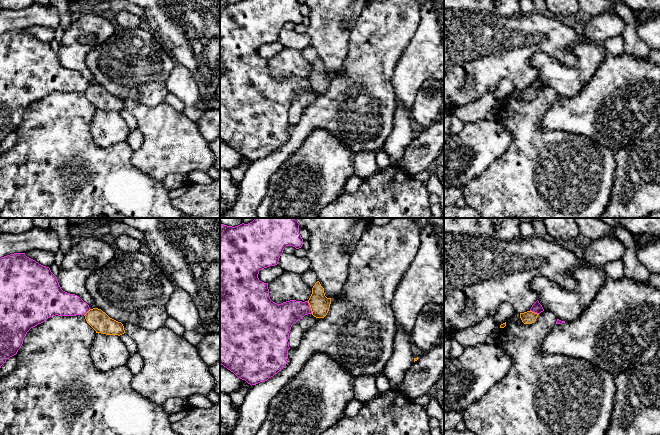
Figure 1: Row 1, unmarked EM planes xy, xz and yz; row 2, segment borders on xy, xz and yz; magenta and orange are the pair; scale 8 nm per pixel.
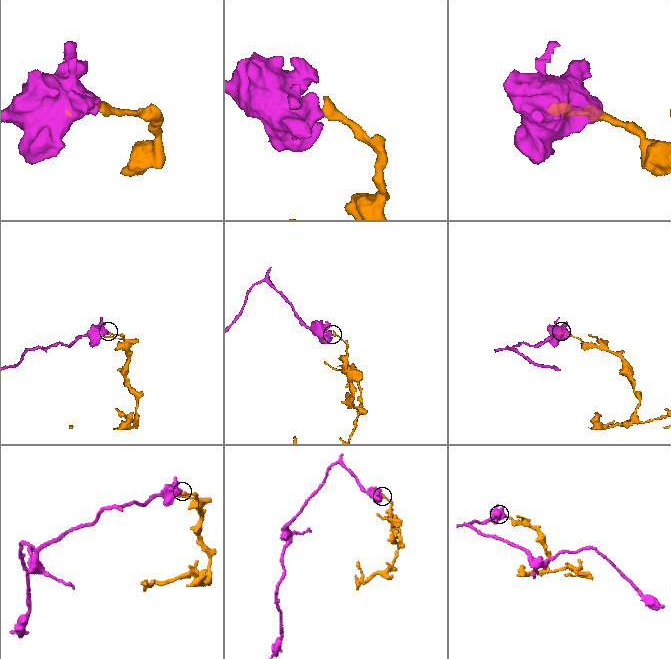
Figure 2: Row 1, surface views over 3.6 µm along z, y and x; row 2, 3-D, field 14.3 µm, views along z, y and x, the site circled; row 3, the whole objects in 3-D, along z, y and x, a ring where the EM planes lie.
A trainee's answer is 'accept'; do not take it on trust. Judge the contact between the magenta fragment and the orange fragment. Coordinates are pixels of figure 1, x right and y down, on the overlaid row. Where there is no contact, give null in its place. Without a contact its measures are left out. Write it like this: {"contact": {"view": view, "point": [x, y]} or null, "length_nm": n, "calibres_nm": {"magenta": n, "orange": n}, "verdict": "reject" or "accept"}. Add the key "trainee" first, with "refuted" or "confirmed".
{"trainee": "refuted", "contact": {"view": "xz", "point": [309, 307]}, "length_nm": 110, "calibres_nm": {"magenta": 220, "orange": 160}, "verdict": "reject"}

